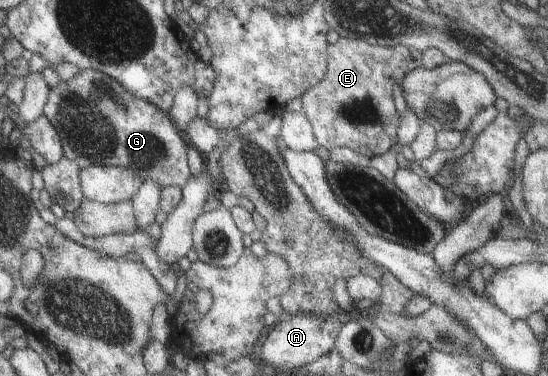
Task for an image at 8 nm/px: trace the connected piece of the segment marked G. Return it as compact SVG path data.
M84 68L70 80L62 79L53 87L45 115L63 135L66 156L77 161L83 168L92 166L120 166L136 168L145 181L156 180L164 187L187 185L192 177L192 155L188 155L188 146L182 129L173 116L151 101L146 101L124 87L120 80L100 70Z

